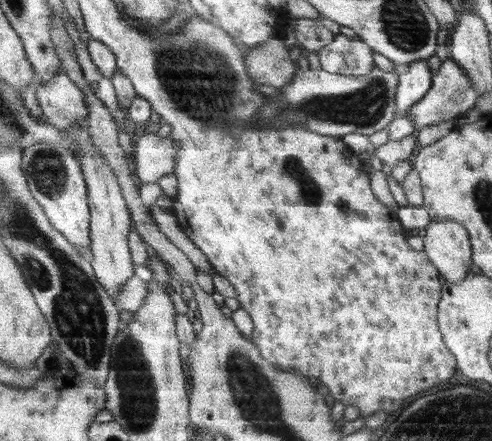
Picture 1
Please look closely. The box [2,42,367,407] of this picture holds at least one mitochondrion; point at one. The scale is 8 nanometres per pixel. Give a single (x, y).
(80, 317)

